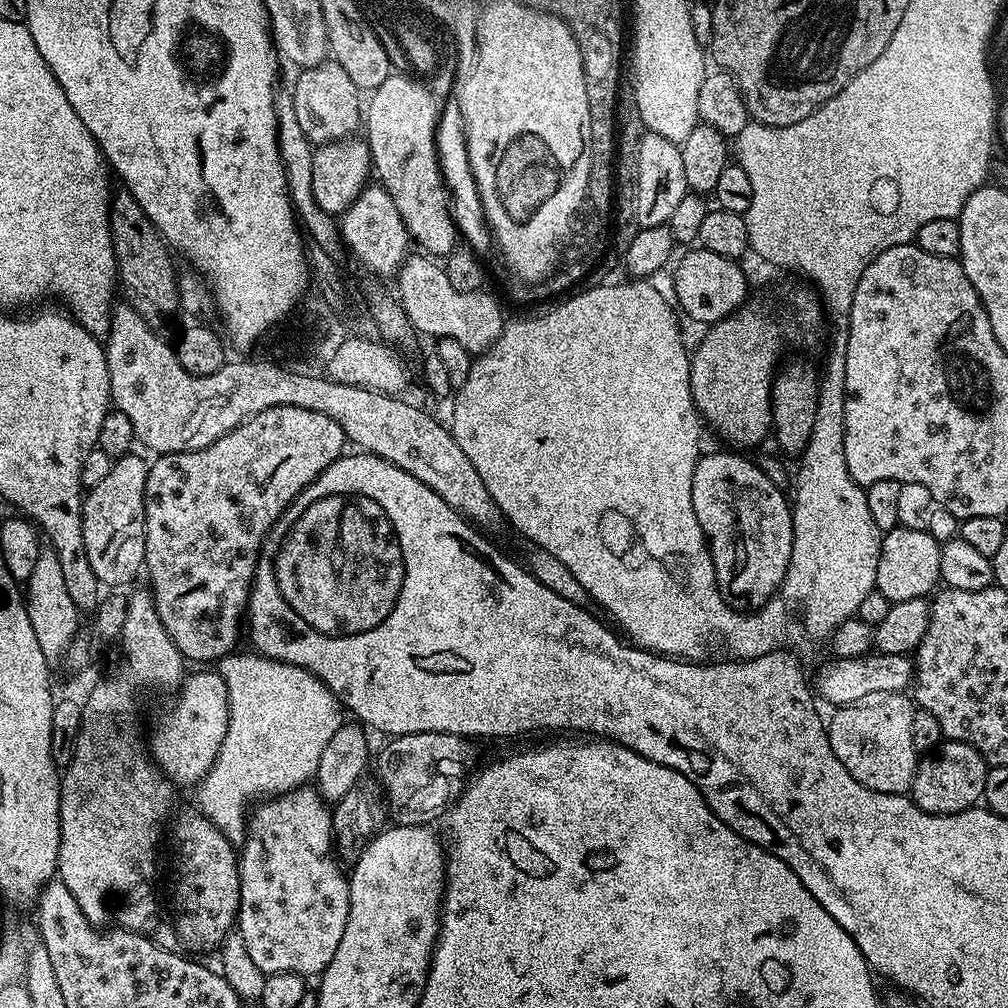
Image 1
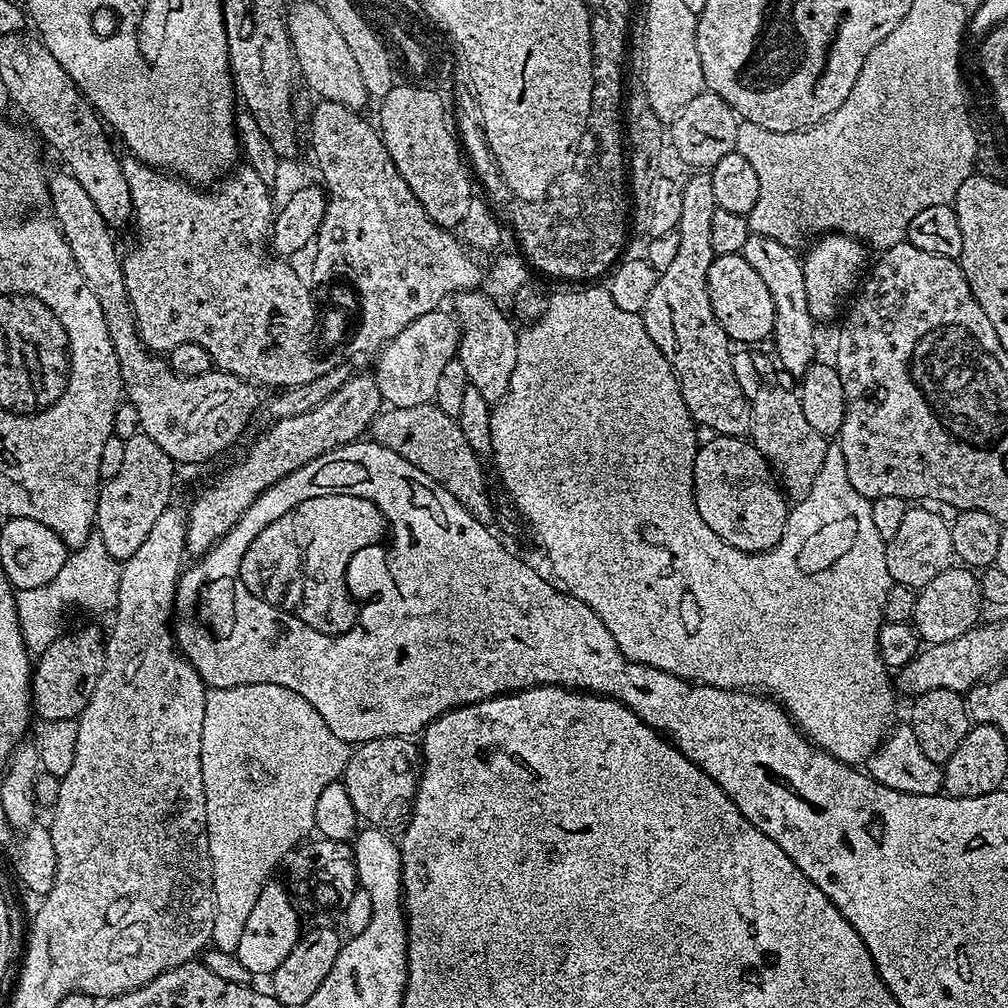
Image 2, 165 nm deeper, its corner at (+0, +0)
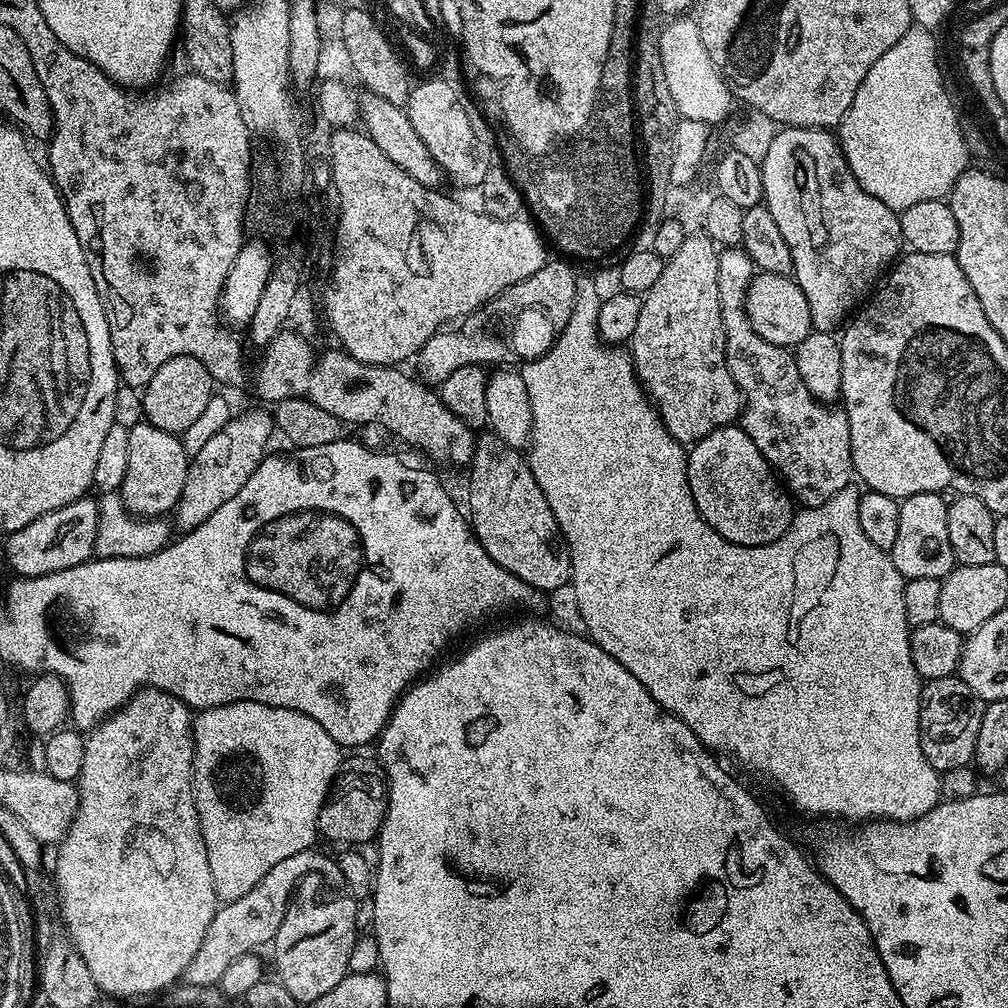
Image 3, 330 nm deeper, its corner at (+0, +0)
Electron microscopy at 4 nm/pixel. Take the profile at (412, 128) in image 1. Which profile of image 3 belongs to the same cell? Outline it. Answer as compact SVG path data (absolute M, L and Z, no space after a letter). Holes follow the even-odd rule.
M424 80L409 91L406 111L418 138L422 138L445 177L475 189L486 178L486 170L494 166L494 132L488 129L476 100L461 88L448 80Z

